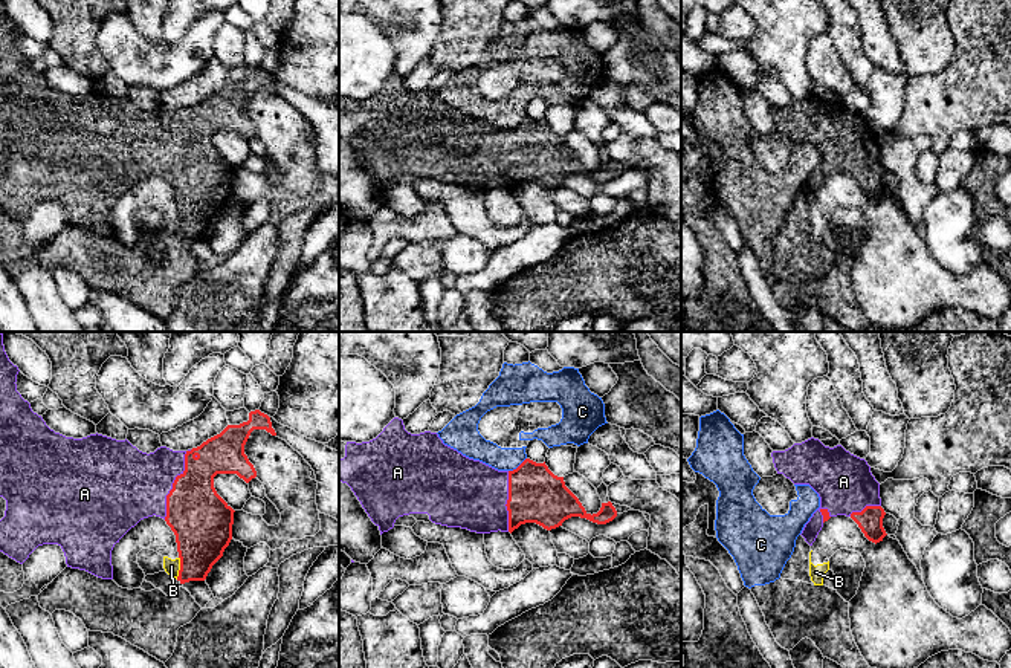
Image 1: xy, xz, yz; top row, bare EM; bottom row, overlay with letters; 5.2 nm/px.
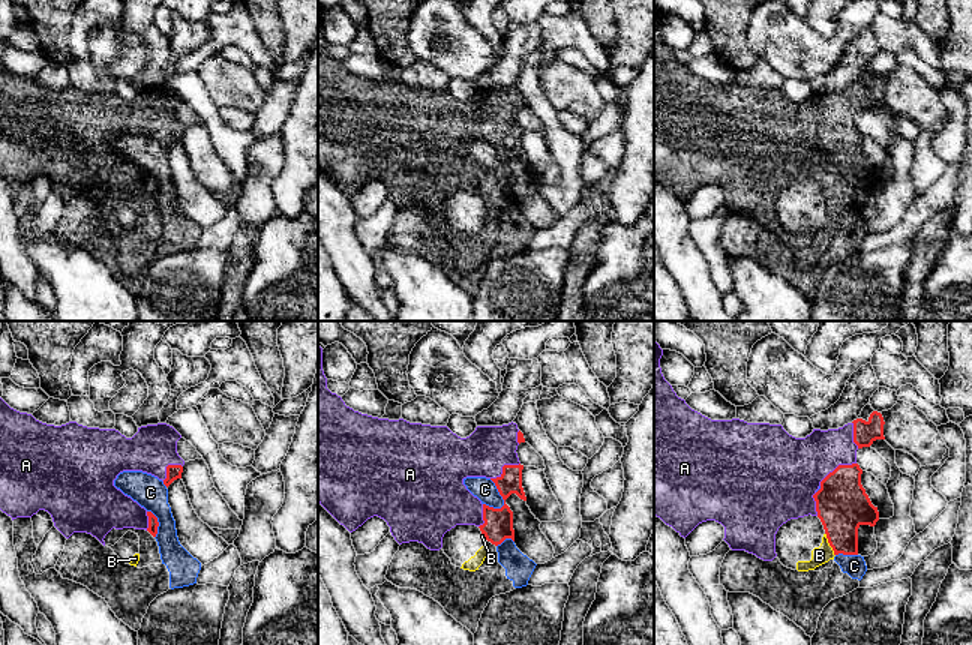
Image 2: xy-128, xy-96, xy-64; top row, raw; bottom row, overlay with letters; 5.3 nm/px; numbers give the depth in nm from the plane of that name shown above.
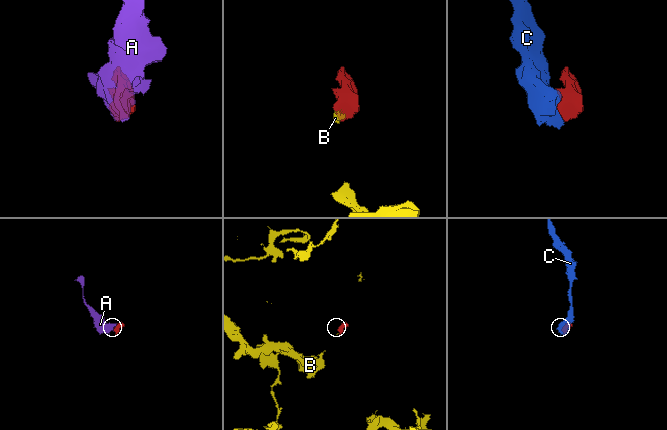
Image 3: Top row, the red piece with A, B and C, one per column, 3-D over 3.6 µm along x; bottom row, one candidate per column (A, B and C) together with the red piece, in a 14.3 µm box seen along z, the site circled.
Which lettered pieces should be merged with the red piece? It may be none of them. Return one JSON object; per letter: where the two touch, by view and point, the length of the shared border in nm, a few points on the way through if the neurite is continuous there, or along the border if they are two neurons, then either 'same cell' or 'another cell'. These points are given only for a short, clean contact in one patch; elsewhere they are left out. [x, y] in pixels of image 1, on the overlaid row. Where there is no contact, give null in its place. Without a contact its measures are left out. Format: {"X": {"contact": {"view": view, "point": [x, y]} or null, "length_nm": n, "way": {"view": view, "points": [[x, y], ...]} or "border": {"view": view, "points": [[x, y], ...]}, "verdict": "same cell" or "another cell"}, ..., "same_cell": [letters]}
{"A": {"contact": {"view": "xy", "point": [173, 483]}, "length_nm": 400, "verdict": "same cell"}, "B": {"contact": {"view": "xy", "point": [180, 567]}, "length_nm": 120, "border": {"view": "xy", "points": [[179, 557], [179, 575], [176, 578]]}, "verdict": "another cell"}, "C": {"contact": {"view": "xz", "point": [518, 466]}, "length_nm": 120, "border": {"view": "xz", "points": [[526, 457], [509, 471]]}, "verdict": "another cell"}, "same_cell": ["A"]}

